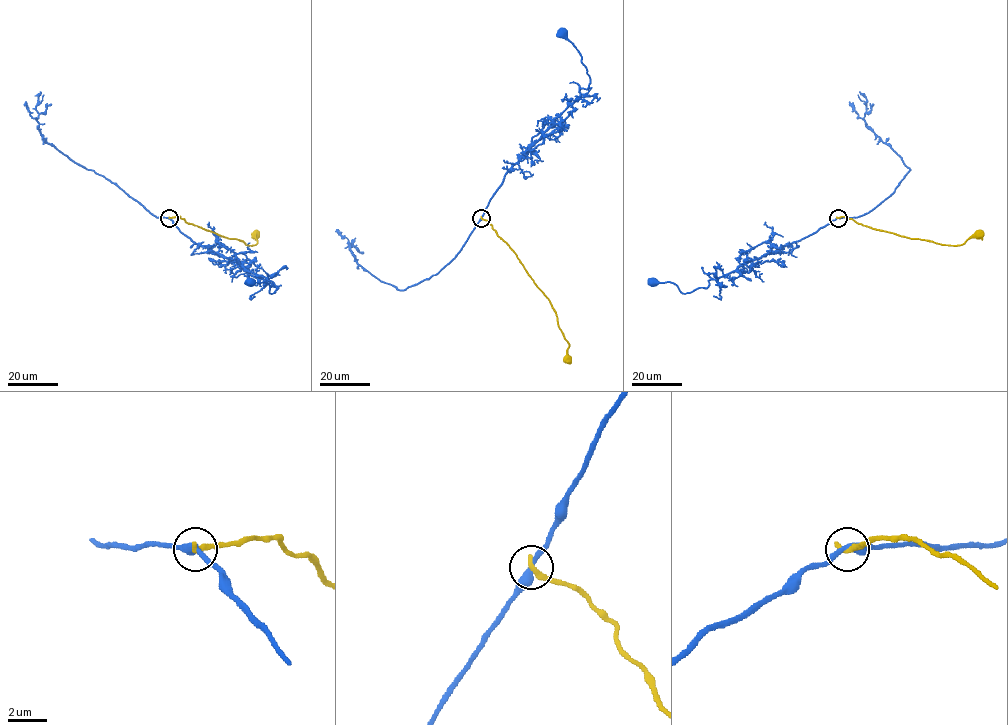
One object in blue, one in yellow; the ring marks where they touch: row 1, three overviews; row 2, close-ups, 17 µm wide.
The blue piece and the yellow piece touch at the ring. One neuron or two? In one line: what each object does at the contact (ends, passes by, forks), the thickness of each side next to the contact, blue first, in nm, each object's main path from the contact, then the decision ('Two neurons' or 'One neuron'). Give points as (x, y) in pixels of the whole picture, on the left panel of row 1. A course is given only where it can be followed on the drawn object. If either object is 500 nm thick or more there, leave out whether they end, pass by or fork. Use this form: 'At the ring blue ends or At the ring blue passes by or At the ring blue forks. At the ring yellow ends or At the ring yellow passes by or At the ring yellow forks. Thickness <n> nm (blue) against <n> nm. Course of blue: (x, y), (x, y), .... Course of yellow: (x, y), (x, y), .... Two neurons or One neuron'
At the ring blue passes by. At the ring yellow ends. Thickness 360 nm (blue) against 340 nm. Course of blue: (169, 217), (193, 241), (236, 261), (278, 287), (274, 293), (270, 292), (266, 282), (250, 280). Course of yellow: (169, 217), (179, 216), (186, 222), (241, 240), (246, 244), (257, 243), (256, 234). Two neurons

